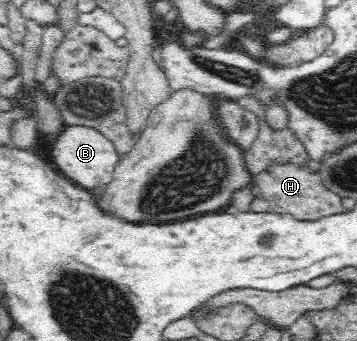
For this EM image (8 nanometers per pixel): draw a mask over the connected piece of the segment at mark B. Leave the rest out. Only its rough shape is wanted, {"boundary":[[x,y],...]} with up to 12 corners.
{"boundary":[[65,125],[50,158],[70,182],[100,188],[119,159],[86,125]]}

